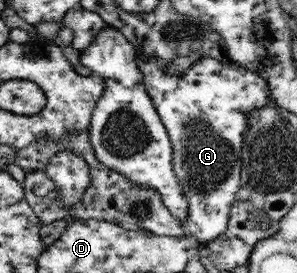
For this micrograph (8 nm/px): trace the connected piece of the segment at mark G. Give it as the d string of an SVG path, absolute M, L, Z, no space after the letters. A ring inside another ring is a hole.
M137 54L135 63L142 75L142 83L153 100L153 105L159 114L160 120L166 127L173 148L173 169L175 177L187 198L187 220L182 223L183 231L196 238L201 244L215 241L222 236L230 221L230 209L239 188L241 187L240 173L242 166L243 143L249 129L249 113L255 113L263 107L275 107L271 94L271 86L263 69L275 65L277 56L269 54L259 60L254 66L239 64L231 60L219 60L213 57L201 57L199 61L187 68L185 73L167 75L164 69L168 66L157 54Z

